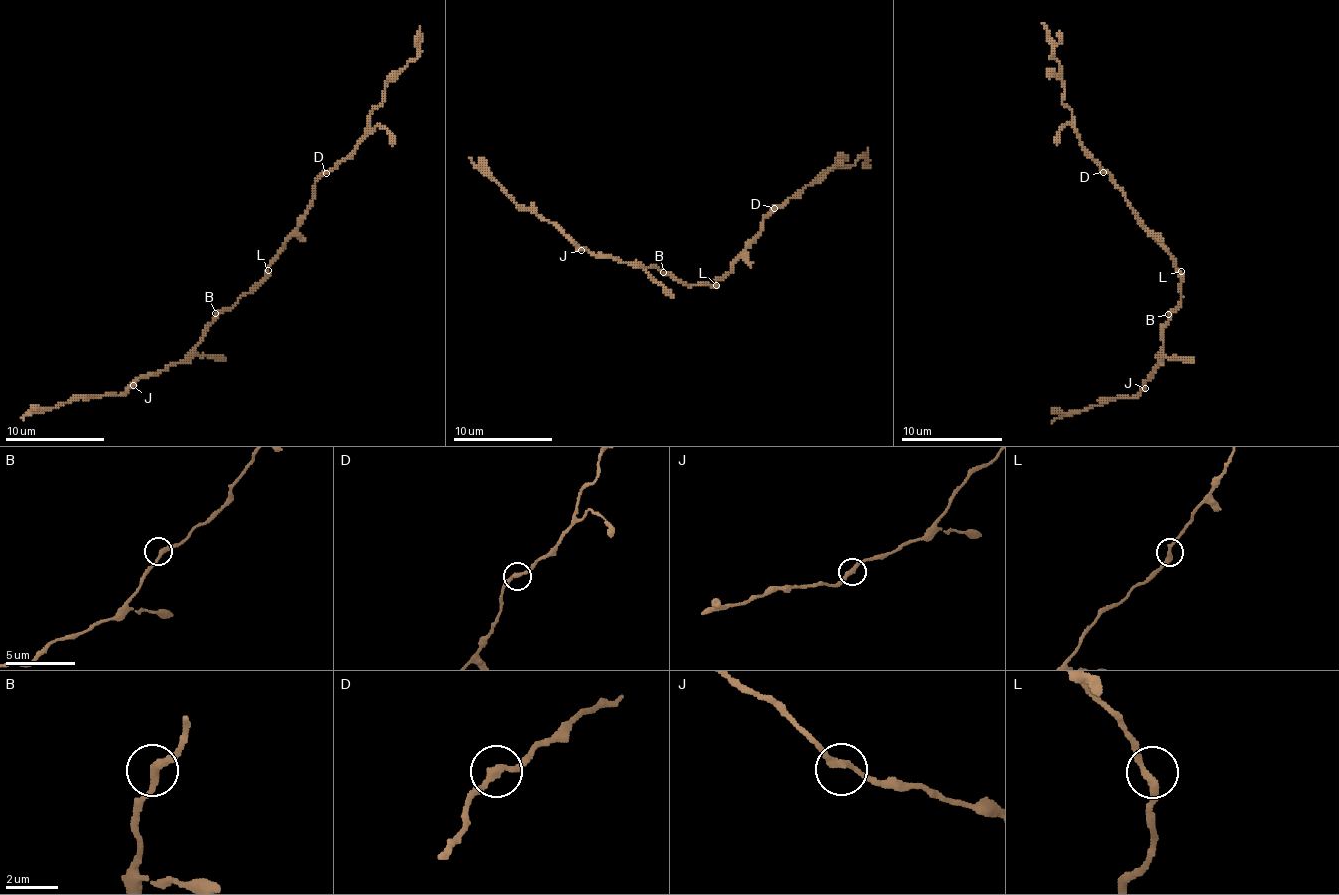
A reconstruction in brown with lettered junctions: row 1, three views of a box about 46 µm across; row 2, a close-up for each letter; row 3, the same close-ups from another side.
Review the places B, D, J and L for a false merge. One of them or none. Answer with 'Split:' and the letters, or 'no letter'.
Split: no letter

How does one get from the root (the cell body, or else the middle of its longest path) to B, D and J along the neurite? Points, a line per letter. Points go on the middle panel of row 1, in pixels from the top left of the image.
B: (713, 282), (683, 285), (663, 272)
D: (713, 282), (731, 270), (733, 262), (755, 240), (760, 223), (773, 208)
J: (713, 282), (683, 285), (656, 267), (633, 267), (618, 262), (611, 255), (591, 255), (581, 250)

